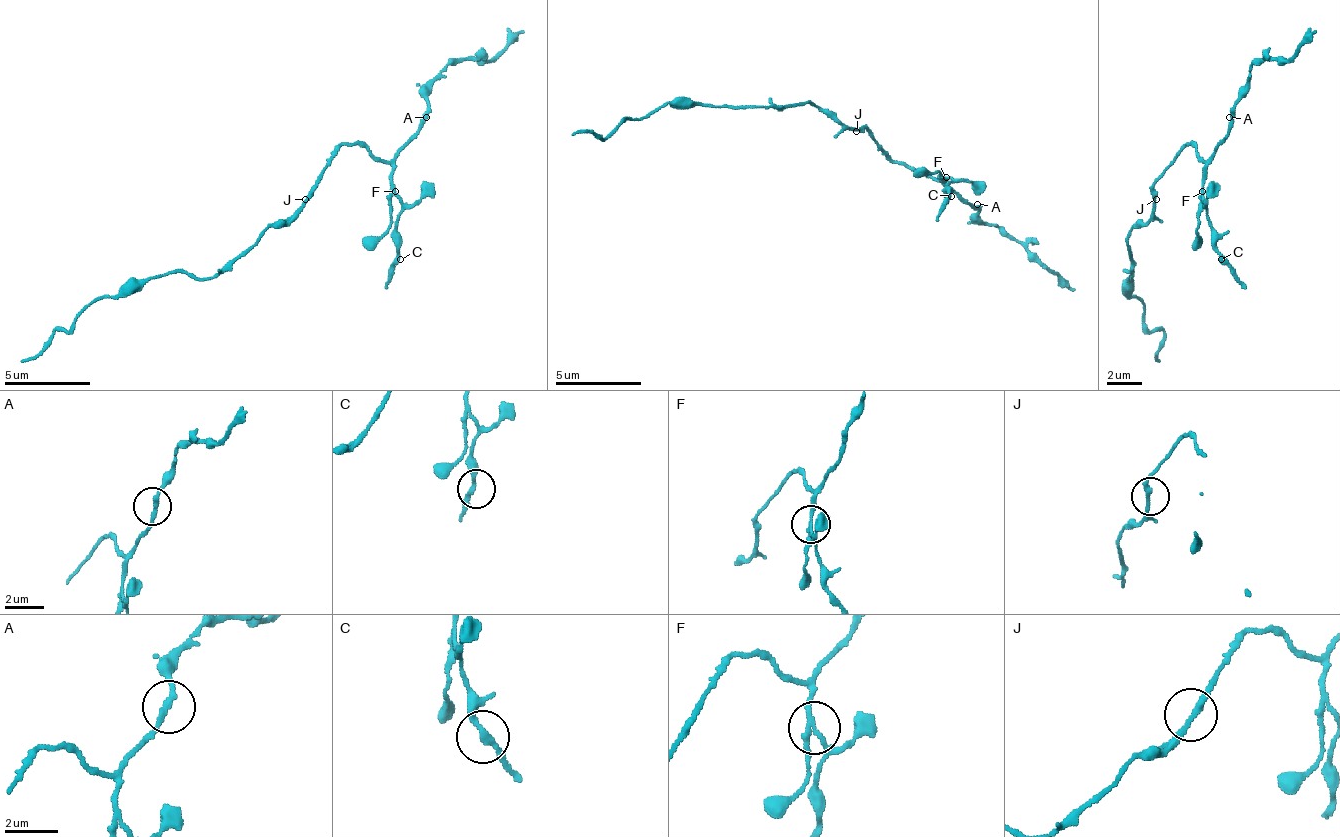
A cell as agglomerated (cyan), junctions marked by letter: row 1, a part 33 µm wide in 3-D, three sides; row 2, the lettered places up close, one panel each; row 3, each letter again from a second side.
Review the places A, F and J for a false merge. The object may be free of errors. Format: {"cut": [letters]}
{"cut": ["F"]}

